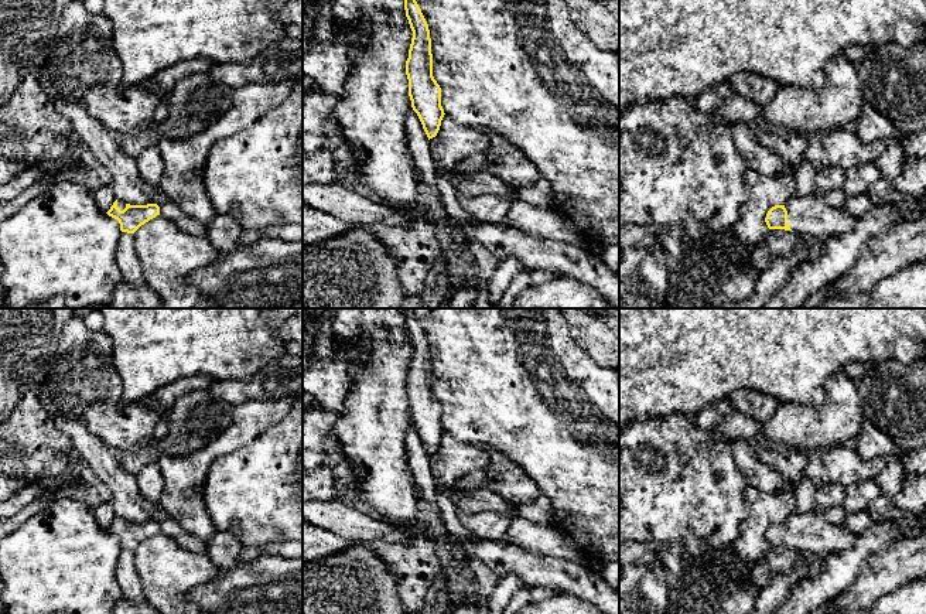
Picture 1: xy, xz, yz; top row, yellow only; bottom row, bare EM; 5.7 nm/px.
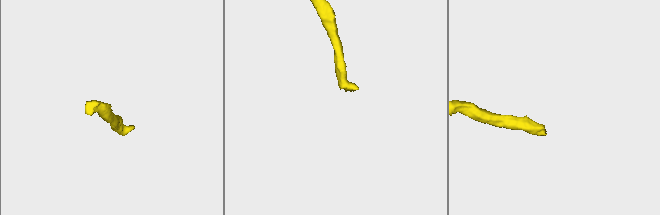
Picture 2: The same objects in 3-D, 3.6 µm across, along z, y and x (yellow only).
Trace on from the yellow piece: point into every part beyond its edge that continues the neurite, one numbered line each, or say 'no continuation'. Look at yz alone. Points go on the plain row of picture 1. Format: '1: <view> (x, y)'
1: yz (807, 531)

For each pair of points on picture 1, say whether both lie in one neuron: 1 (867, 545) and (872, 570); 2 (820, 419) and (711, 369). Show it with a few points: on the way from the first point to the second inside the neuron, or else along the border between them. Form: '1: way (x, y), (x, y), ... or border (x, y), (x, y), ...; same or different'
1: border (898, 539), (875, 552), (861, 566), (850, 584); different
2: border (782, 402), (817, 408); different

